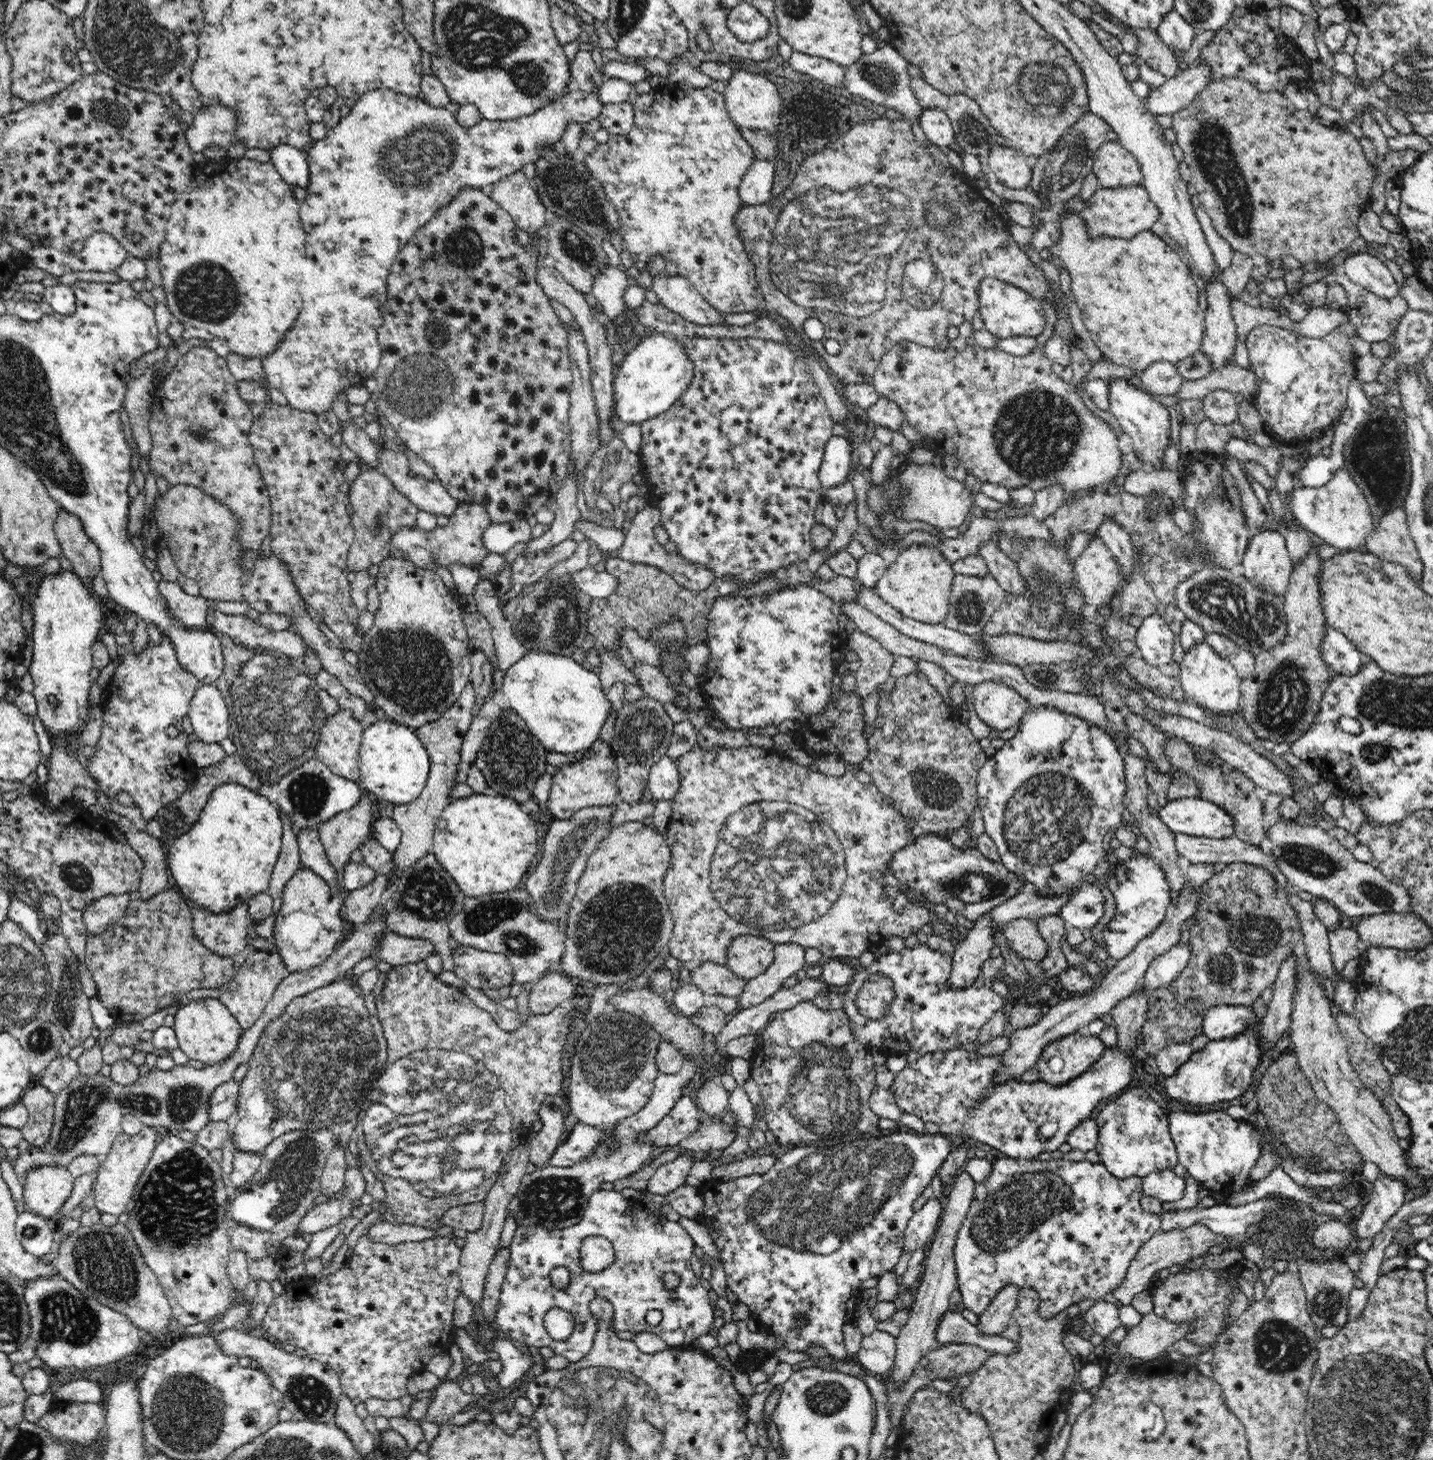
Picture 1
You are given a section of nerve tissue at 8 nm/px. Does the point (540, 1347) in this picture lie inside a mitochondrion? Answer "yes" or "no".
no

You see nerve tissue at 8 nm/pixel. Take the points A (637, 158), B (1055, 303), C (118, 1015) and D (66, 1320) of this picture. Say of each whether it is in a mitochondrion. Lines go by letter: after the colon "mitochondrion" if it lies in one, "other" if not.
A: other
B: other
C: other
D: mitochondrion

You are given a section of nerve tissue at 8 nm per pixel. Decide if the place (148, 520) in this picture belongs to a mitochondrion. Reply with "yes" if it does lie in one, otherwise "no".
no

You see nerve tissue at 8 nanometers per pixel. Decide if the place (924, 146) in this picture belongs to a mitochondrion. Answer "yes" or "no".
no

